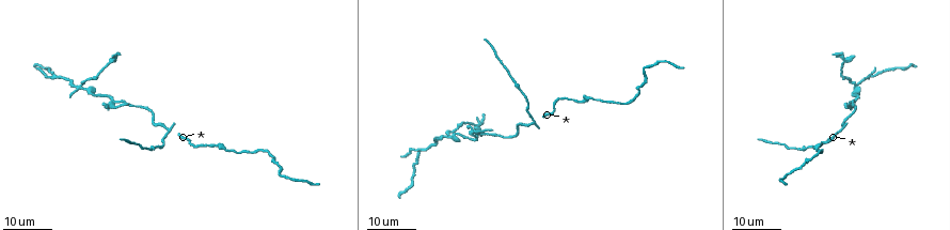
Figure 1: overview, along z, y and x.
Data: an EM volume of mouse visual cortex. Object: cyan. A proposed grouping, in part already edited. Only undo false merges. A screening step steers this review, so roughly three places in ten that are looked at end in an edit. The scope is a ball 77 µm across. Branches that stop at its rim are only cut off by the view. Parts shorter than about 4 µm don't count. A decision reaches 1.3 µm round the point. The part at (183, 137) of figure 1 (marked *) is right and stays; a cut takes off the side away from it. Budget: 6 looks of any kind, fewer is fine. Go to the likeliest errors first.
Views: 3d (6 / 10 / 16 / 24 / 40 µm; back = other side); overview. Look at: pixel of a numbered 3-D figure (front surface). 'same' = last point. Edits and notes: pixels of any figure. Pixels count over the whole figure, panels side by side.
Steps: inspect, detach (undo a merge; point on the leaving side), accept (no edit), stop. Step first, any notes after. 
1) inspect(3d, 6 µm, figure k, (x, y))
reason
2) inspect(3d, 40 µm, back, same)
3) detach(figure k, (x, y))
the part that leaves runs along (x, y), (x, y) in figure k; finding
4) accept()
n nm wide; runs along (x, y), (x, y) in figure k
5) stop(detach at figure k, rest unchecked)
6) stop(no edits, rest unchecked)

inspect(3d, 16 µm, figure 1, (80, 87))
four arms meet

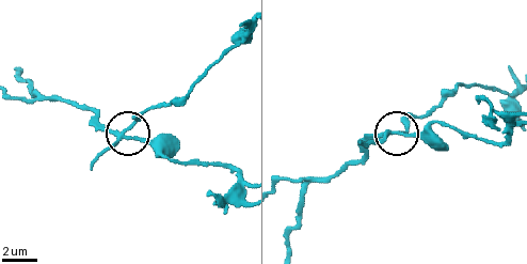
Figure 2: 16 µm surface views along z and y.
inspect(3d, 10 µm, figure 2, (125, 129))

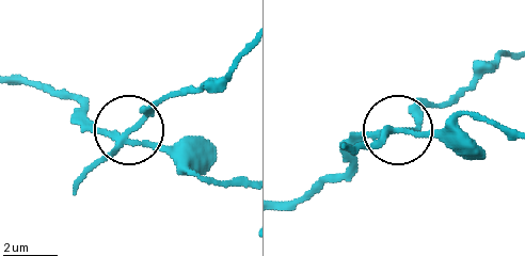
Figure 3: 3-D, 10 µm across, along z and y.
detach(figure 3, (154, 115))
4 arms; a second neuron is stuck on

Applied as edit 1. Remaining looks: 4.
inspect(overview)

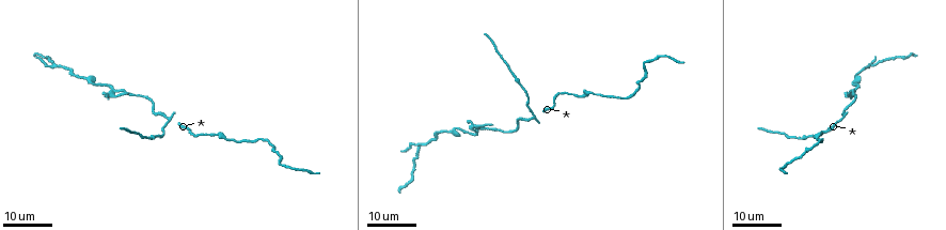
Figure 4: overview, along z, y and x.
inspect(3d, 16 µm, figure 4, (838, 120))
a fork

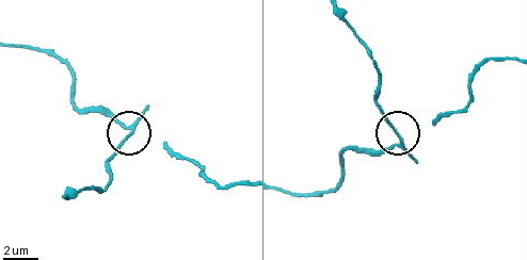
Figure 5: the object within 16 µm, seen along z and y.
inspect(3d, 6 µm, figure 5, (400, 143))

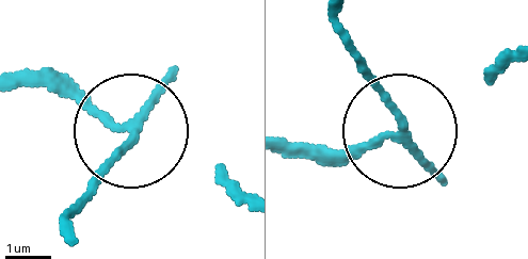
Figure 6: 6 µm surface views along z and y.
detach(figure 6, (163, 79))
140 nm wide; the part that leaves runs along (138, 128), (69, 220) in figure 6; two neurons meet here

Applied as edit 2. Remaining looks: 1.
stop(detach at figure 3, detach at figure 6, rest unchecked)

